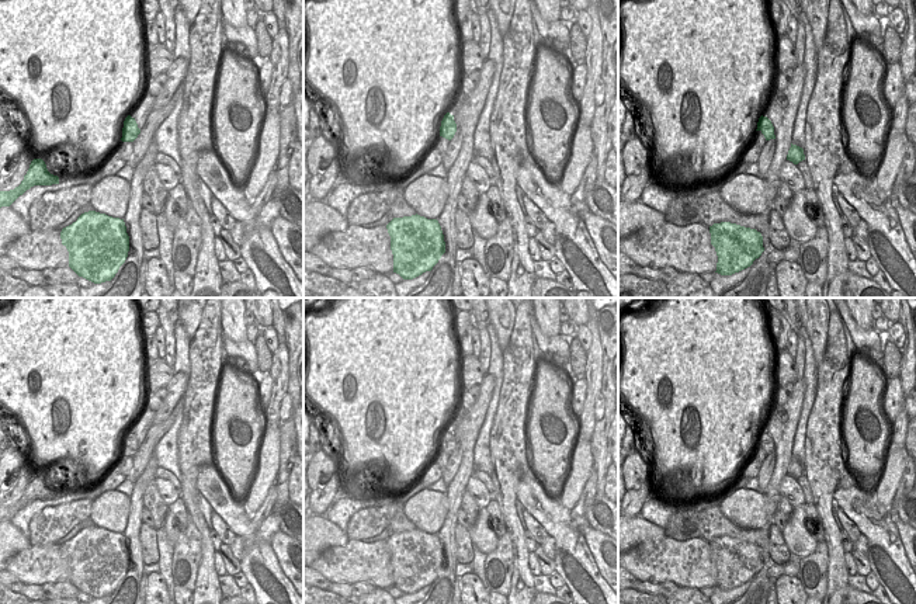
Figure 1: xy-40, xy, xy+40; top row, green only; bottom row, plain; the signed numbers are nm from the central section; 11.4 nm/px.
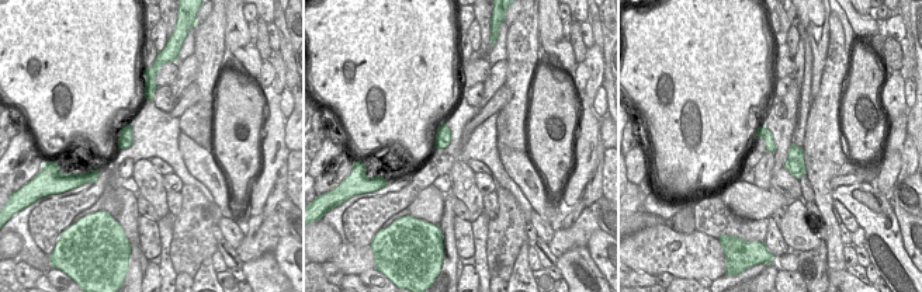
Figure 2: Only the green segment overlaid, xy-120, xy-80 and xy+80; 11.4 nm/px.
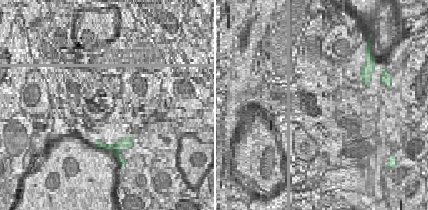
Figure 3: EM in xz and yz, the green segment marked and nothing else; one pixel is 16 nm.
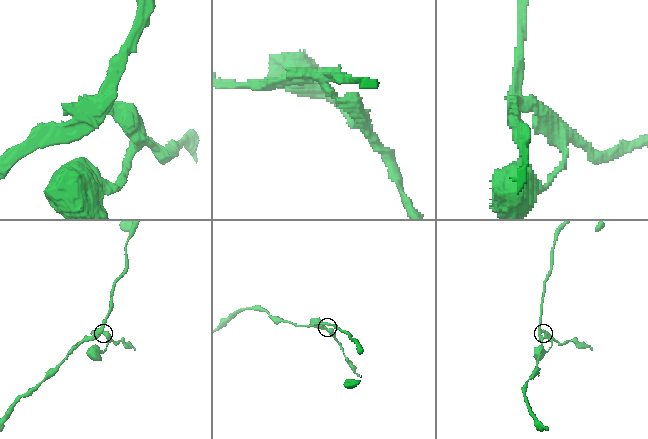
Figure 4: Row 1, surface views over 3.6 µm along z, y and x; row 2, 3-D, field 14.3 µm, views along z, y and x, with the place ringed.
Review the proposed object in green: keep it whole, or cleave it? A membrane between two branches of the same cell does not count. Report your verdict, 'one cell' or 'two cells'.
two cells

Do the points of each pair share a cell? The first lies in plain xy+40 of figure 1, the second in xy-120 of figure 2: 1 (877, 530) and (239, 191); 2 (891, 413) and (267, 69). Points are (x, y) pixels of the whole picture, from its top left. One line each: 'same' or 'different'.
1: different
2: same

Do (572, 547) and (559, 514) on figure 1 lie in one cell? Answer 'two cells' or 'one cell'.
one cell

